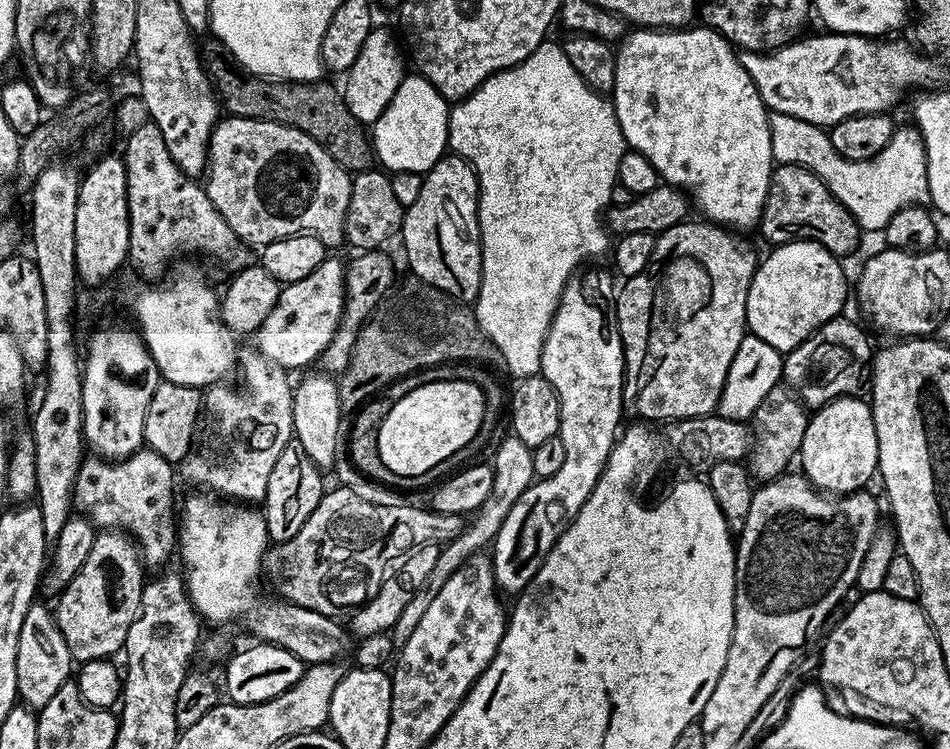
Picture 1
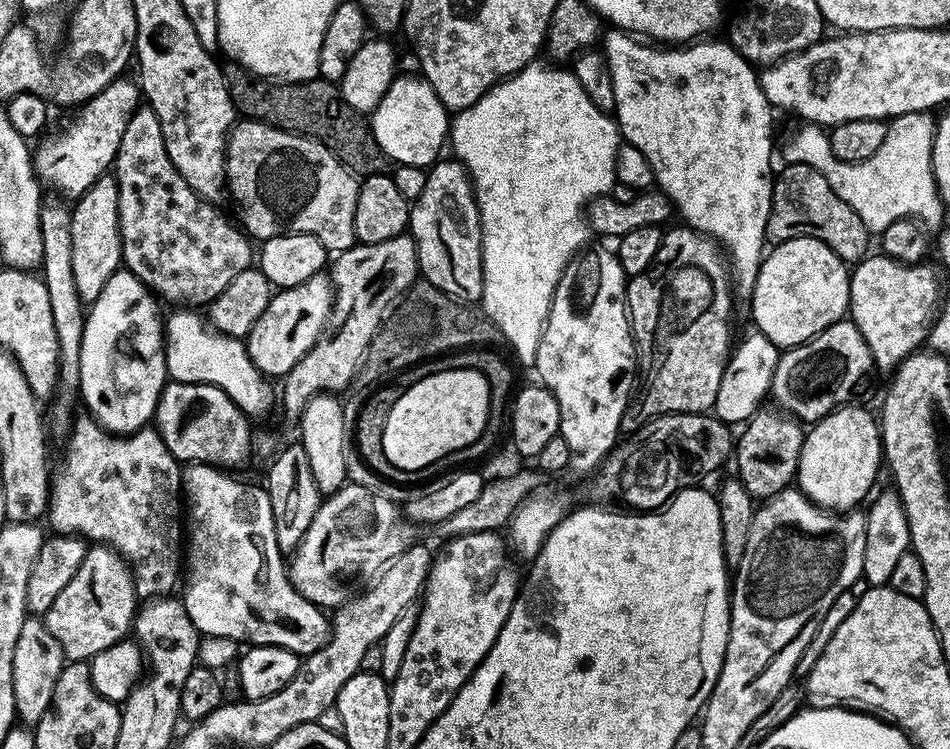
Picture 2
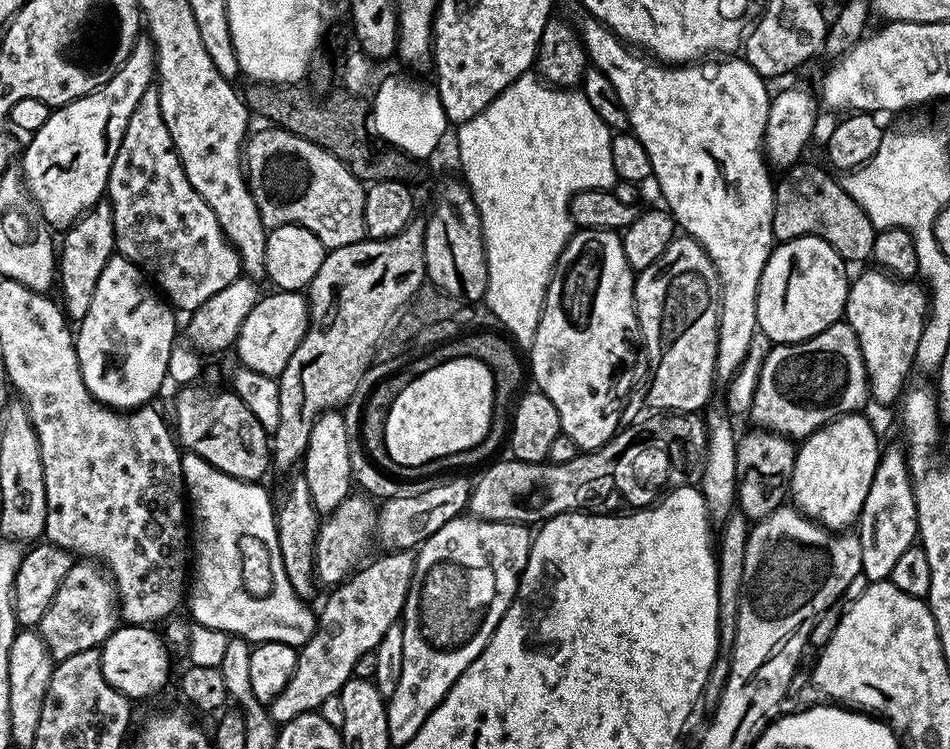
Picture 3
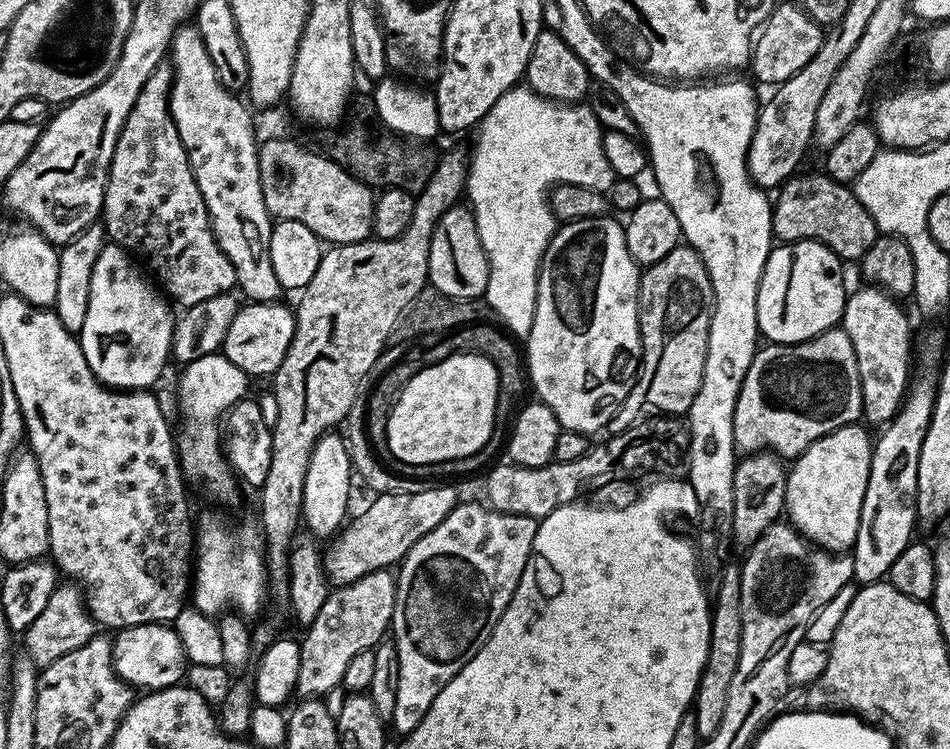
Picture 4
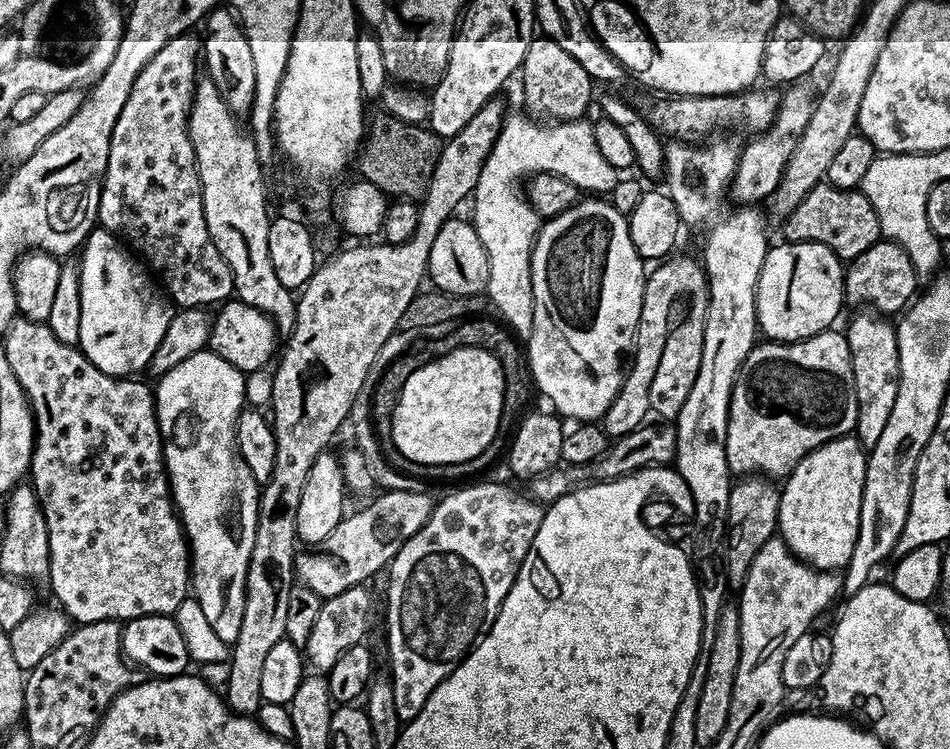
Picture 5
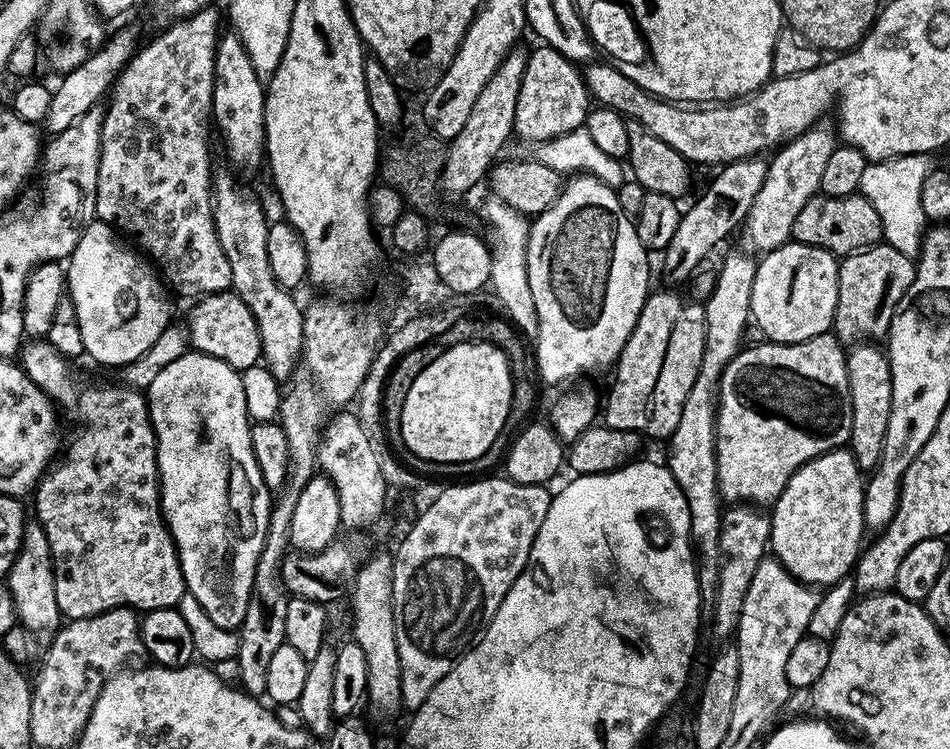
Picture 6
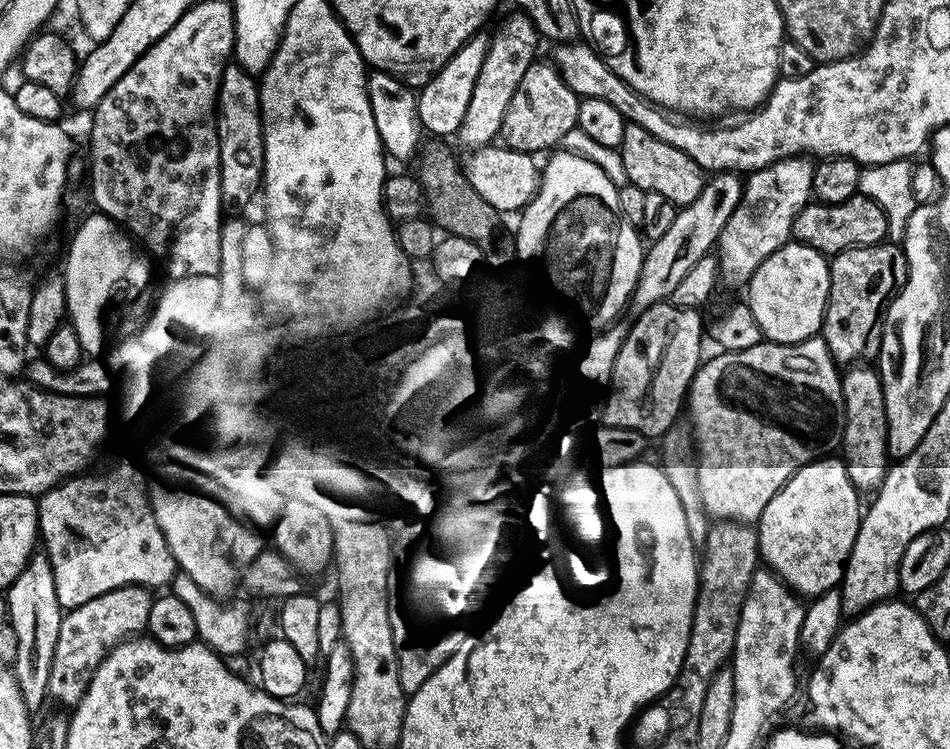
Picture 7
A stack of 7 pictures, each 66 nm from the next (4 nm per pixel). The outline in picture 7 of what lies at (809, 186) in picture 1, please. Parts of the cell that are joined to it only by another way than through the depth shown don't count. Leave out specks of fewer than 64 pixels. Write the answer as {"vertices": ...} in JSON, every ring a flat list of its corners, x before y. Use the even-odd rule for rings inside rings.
{"vertices":[[857,194,837,204,808,203,794,218,791,239,831,258,851,248,885,243,888,240,888,223,878,202]]}

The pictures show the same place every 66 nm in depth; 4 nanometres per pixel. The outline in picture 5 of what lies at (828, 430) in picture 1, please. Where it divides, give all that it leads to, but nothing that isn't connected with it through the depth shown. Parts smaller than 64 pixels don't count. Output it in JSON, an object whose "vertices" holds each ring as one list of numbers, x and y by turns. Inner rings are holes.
{"vertices":[[849,434,823,444,808,453,796,463,794,471,789,472,780,492,780,509,778,510,779,539,792,551,797,560,803,560,809,568,821,572,836,572,847,569,854,554,854,546,860,529,860,511,862,510,862,490,866,478,868,457,862,451,862,445,855,435]]}

